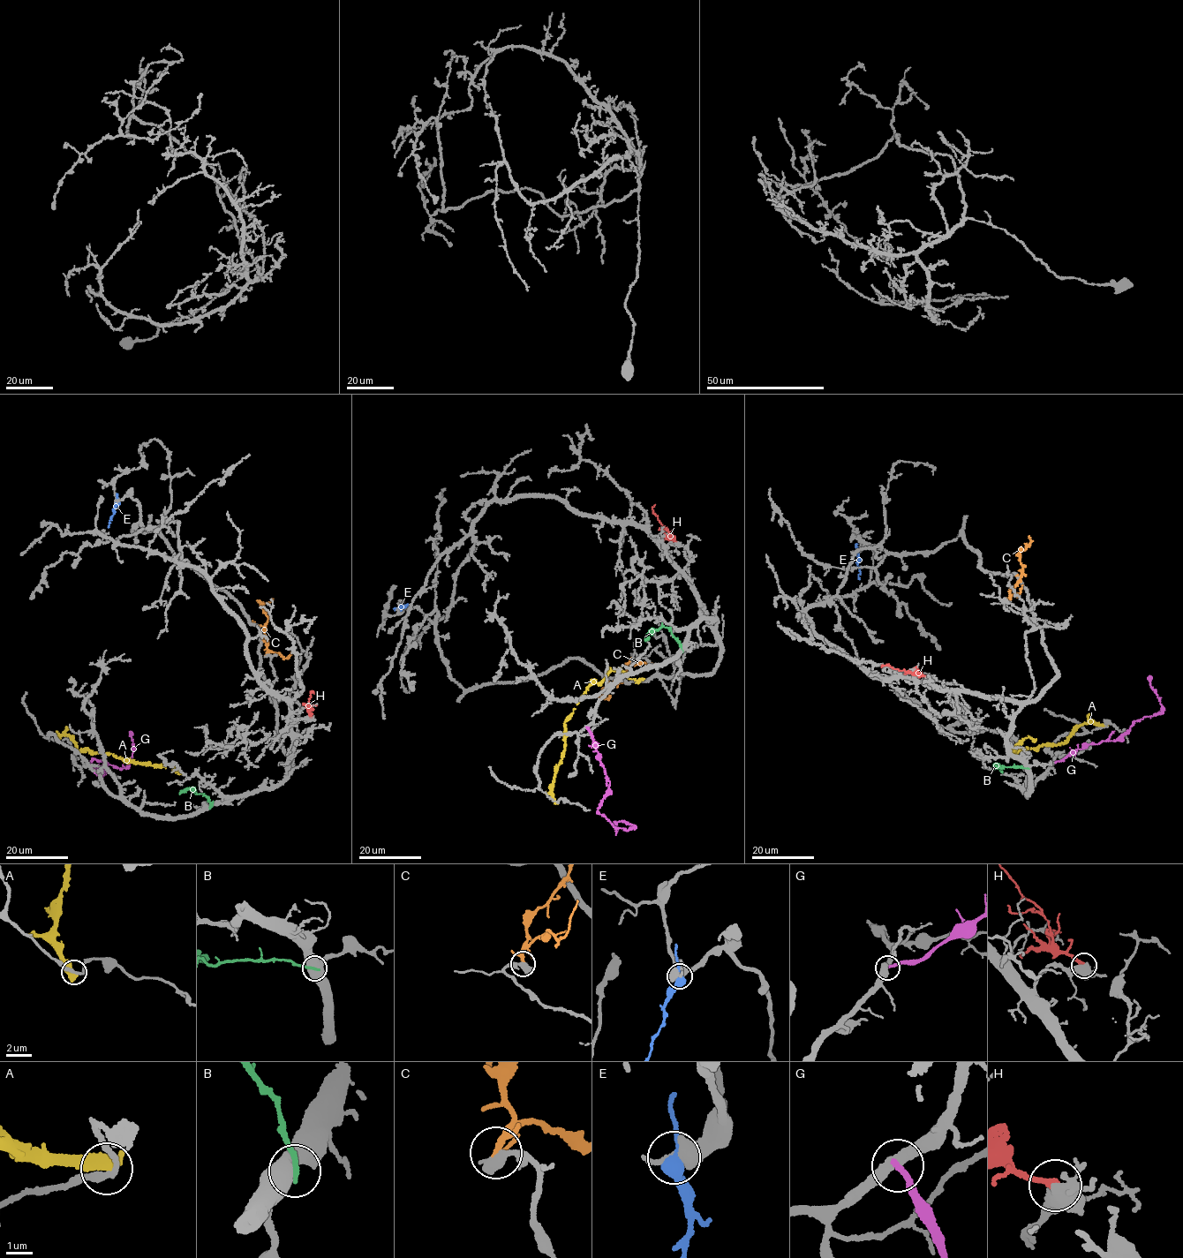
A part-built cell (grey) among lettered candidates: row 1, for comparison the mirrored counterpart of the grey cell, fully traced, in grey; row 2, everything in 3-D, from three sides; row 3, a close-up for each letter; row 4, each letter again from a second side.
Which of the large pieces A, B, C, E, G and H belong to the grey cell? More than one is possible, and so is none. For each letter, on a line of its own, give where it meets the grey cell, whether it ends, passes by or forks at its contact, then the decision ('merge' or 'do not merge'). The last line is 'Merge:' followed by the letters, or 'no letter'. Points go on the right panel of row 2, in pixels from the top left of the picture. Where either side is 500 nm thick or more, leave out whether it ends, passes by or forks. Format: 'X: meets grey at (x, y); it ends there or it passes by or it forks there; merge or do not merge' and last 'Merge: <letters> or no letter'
A: meets grey at (1105, 726); it ends there; do not merge
B: meets grey at (1027, 768); do not merge
C: meets grey at (1009, 601); do not merge
E: meets grey at (856, 552); it passes by; do not merge
G: meets grey at (1053, 762); it ends there; do not merge
H: meets grey at (926, 677); it ends there; do not merge
Merge: no letter

